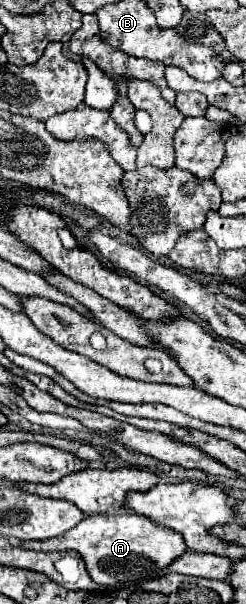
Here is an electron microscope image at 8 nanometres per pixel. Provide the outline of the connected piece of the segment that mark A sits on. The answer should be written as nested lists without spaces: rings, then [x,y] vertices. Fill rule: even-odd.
[[[111,514],[111,516],[85,516],[75,528],[63,536],[51,540],[31,540],[23,542],[29,550],[41,552],[67,552],[77,550],[87,564],[87,572],[93,582],[101,586],[127,586],[137,584],[139,580],[155,578],[155,570],[163,572],[173,560],[187,552],[185,540],[175,530],[143,518],[139,514]]]

